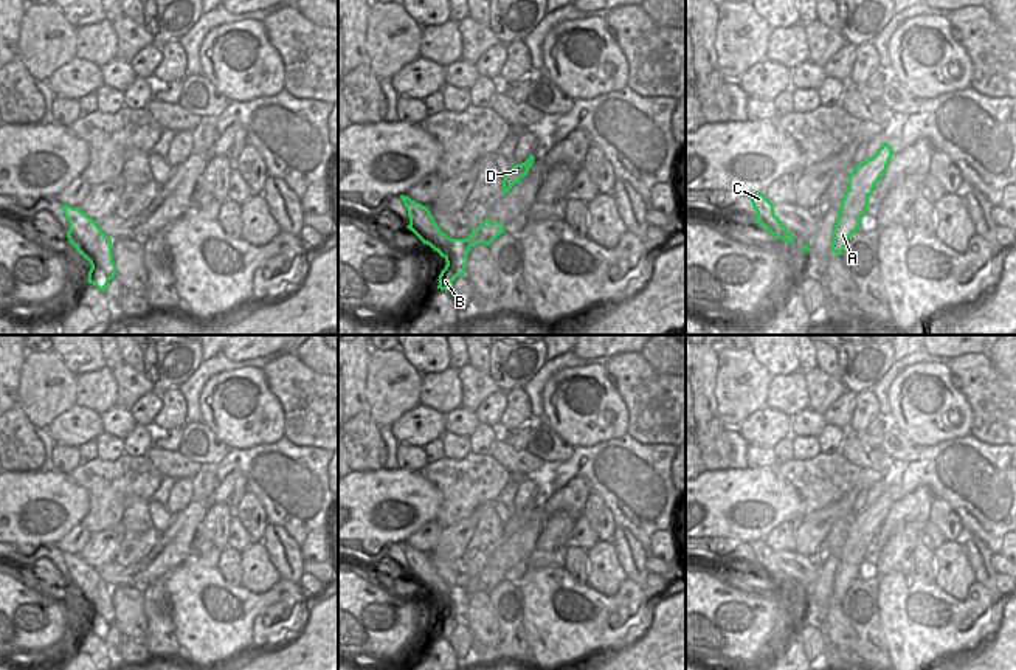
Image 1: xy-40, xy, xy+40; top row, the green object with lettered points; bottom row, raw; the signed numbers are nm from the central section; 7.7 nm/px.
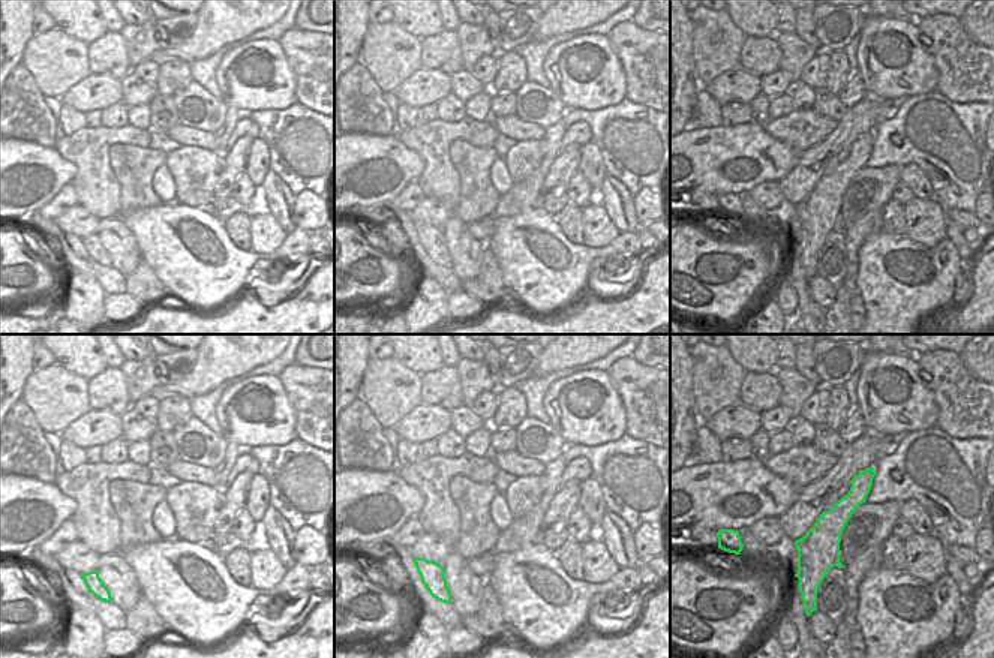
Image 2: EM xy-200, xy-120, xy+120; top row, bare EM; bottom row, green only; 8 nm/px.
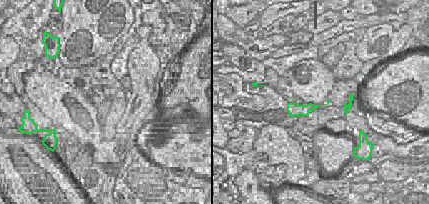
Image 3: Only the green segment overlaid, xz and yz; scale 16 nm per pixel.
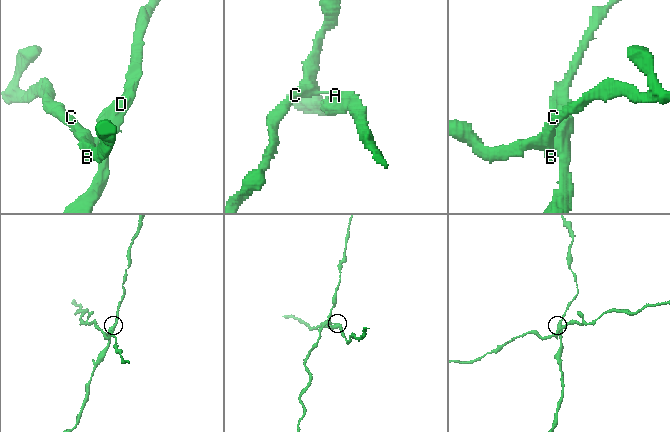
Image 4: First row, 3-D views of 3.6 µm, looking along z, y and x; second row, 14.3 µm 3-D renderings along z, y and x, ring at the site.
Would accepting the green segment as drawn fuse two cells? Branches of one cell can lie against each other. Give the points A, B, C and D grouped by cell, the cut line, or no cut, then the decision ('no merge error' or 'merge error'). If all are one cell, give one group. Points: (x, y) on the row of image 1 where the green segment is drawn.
A D / B C | xy (461, 239), (469, 248) | merge error

